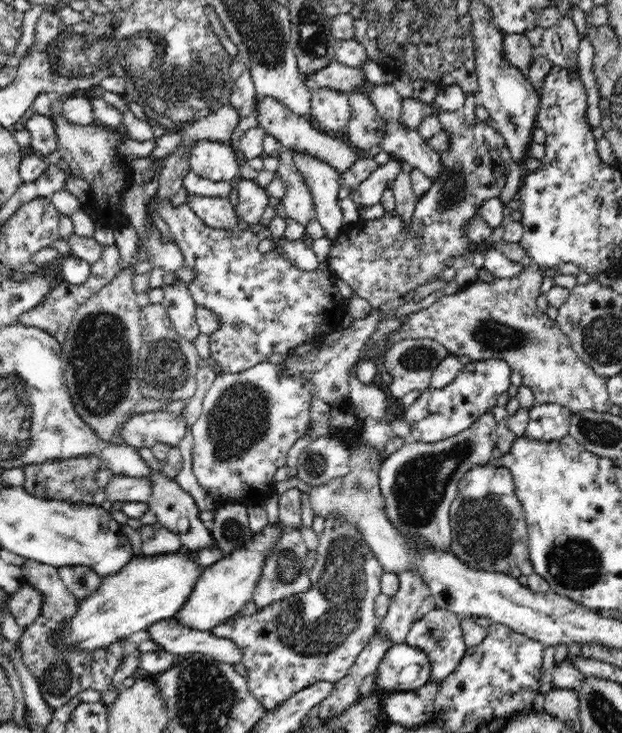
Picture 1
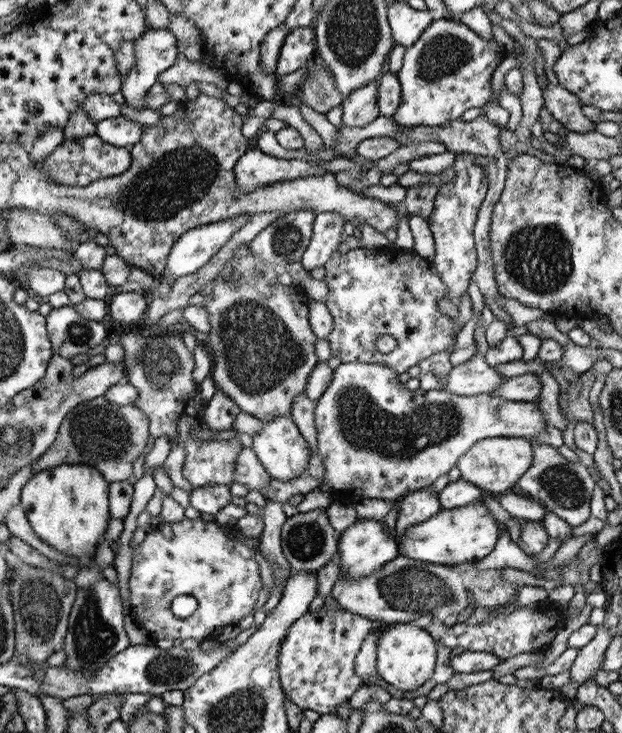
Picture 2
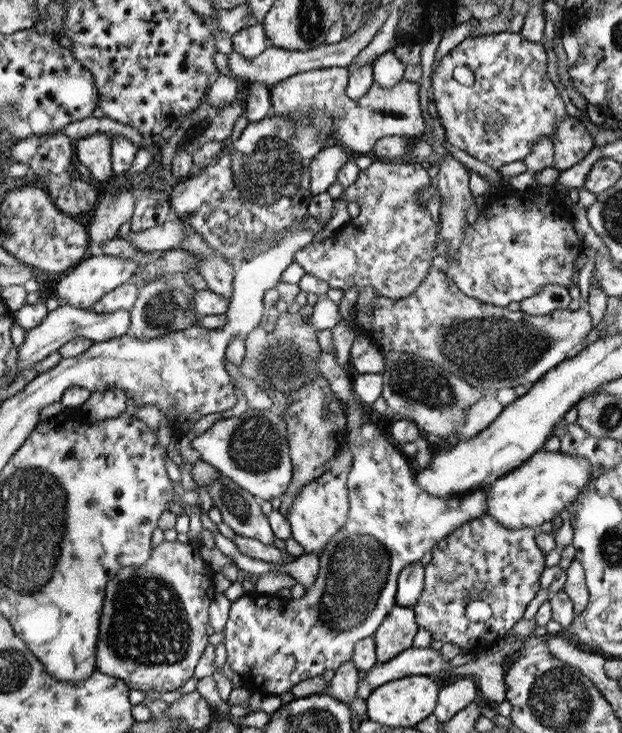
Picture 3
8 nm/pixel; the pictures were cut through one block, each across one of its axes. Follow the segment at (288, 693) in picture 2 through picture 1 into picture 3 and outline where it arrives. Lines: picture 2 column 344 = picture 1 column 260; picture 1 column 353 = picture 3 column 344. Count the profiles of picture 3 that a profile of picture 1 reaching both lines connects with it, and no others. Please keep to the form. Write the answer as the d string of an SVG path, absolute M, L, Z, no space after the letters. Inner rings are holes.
M319 350L319 354L313 358L313 366L323 378L329 380L333 398L343 404L347 416L347 430L349 430L347 444L353 454L353 466L349 468L349 476L347 476L349 514L345 526L321 550L317 578L311 584L311 588L305 590L303 598L281 600L275 594L249 592L237 598L235 602L231 602L229 618L223 628L227 666L231 674L239 676L245 682L245 688L249 688L251 694L283 696L291 692L293 686L309 678L323 676L327 670L337 672L345 662L353 662L351 656L355 644L373 636L381 628L385 616L395 606L399 572L407 564L417 562L425 552L431 552L435 542L443 540L457 526L485 514L487 488L459 498L447 498L447 500L427 496L423 490L419 490L415 482L415 474L409 470L407 458L401 454L401 450L385 442L385 436L379 434L379 426L367 424L363 420L361 416L363 406L357 402L355 394L349 388L351 378L347 376L347 370L343 370L335 362L335 356L329 350L327 352Z

